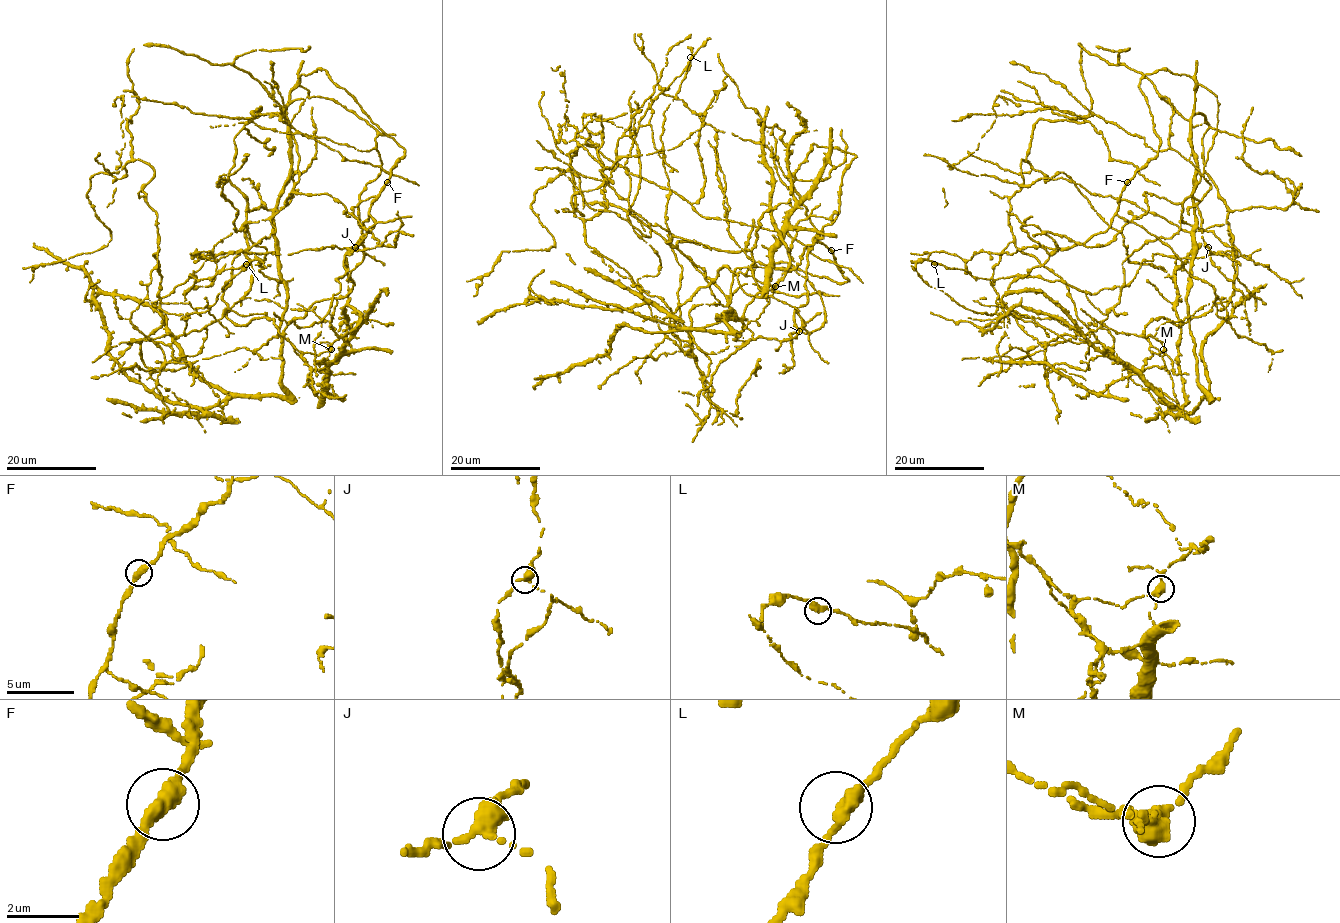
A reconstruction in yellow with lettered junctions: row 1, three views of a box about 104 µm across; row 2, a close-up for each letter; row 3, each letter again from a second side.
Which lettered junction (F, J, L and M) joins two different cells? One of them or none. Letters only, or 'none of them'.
M

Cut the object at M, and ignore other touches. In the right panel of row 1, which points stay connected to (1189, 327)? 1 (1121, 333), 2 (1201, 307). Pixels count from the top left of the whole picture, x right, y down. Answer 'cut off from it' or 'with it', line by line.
1: cut off from it
2: cut off from it

